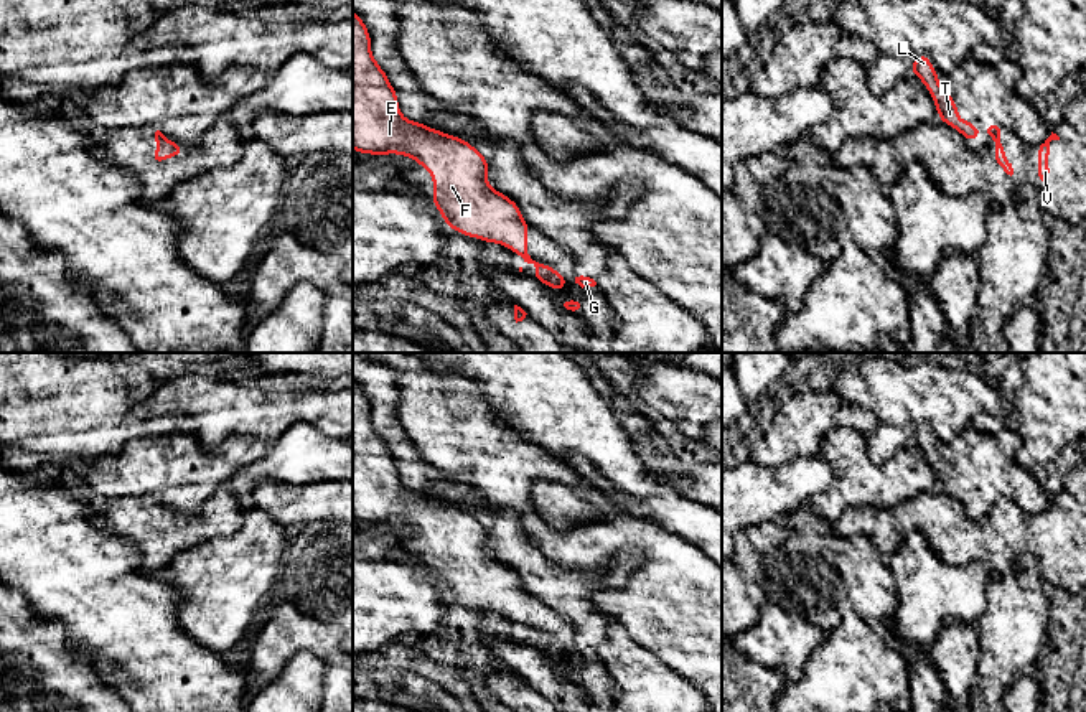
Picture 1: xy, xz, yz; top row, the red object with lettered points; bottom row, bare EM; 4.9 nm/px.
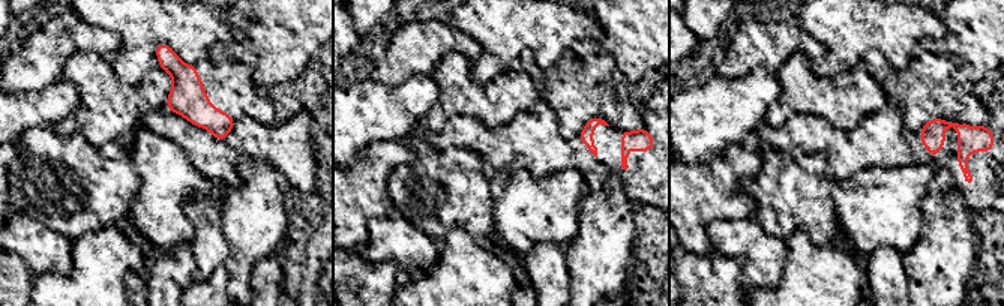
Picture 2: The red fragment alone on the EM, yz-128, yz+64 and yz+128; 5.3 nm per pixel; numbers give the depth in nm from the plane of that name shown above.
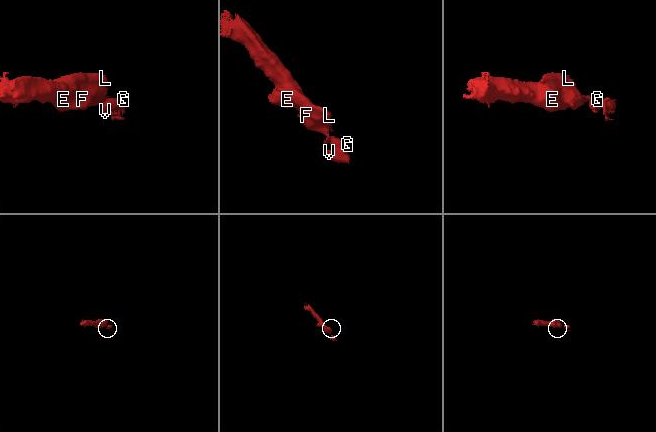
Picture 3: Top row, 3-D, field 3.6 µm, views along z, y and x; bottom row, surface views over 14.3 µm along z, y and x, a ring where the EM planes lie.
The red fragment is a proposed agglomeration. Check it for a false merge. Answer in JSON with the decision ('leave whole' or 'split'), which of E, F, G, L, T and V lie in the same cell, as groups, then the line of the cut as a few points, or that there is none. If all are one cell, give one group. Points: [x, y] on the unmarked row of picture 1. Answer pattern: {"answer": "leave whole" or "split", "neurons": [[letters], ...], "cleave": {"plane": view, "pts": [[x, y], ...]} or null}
{"answer": "split", "neurons": [["E", "F", "L", "T"], ["G", "V"]], "cleave": {"plane": "xz", "pts": [[523, 625], [529, 628]]}}

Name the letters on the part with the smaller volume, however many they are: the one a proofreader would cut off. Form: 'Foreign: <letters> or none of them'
Foreign: G, V

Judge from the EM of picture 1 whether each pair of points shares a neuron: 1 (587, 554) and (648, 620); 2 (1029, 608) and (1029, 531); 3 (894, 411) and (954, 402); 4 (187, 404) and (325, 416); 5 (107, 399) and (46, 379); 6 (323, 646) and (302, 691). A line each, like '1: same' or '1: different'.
1: same
2: different
3: same
4: same
5: same
6: different

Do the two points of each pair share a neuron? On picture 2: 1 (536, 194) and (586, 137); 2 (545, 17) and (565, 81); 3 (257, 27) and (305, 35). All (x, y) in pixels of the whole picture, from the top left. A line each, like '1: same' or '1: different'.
1: different
2: different
3: same

